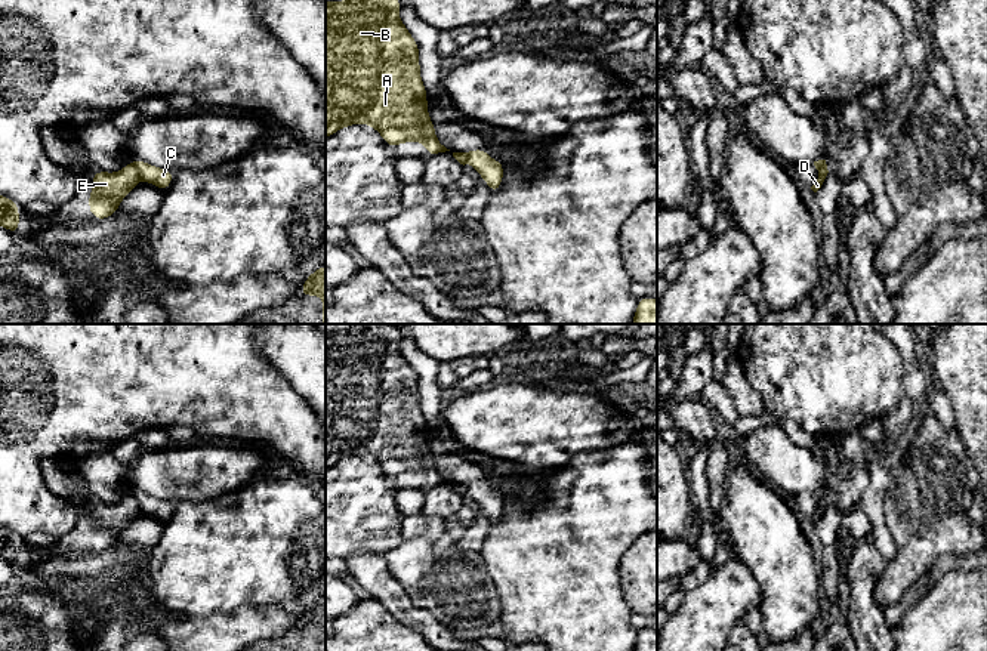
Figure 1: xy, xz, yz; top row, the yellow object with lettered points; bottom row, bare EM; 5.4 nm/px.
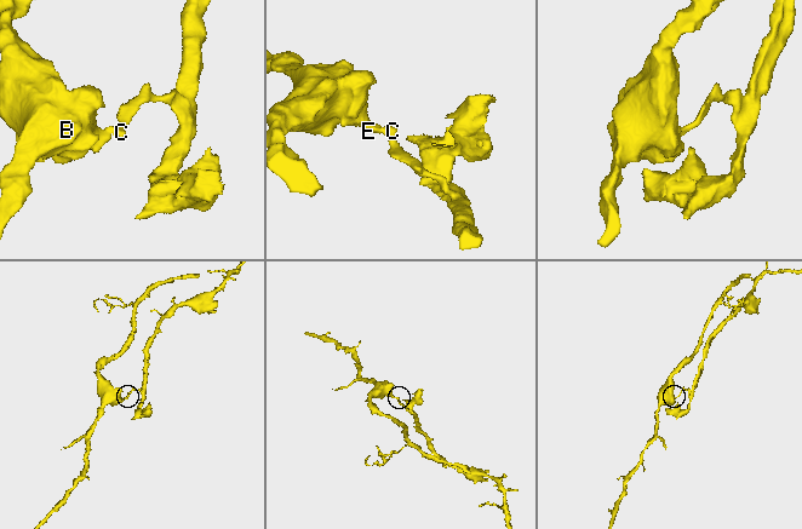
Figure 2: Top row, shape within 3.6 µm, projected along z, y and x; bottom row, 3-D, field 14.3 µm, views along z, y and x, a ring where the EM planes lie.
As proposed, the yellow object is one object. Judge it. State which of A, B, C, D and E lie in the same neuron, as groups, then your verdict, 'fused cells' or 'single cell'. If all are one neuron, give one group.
groups A B D E / C; fused cells

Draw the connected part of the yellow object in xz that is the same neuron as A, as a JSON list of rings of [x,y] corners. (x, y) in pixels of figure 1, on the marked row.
[[[400,0],[326,1],[326,139],[354,124],[370,124],[389,146],[422,142],[429,157],[450,151],[439,144],[420,78],[419,44],[400,21]]]

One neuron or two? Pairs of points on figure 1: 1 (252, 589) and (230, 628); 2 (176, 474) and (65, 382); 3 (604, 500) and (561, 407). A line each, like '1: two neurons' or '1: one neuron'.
1: two neurons
2: two neurons
3: two neurons

